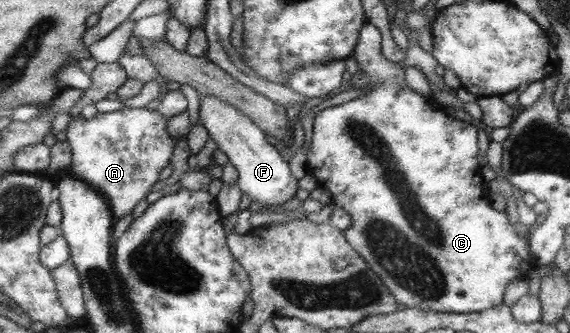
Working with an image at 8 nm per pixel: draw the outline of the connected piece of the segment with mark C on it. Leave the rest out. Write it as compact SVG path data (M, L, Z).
M365 24L361 30L359 41L356 43L356 50L350 57L347 64L353 69L363 70L363 76L369 76L368 91L356 99L349 100L339 105L324 108L315 114L312 123L312 138L306 153L306 173L313 175L317 187L327 189L330 193L332 204L343 209L350 217L351 224L345 228L344 235L349 244L365 260L365 263L380 276L381 283L385 285L396 297L397 303L406 305L407 308L417 308L423 311L435 311L447 314L473 314L491 307L501 305L503 289L511 279L522 279L527 277L529 272L536 266L535 256L531 252L531 239L529 232L520 235L515 230L513 223L505 211L497 212L489 205L487 199L487 185L483 185L483 179L479 175L477 165L477 133L467 122L449 119L443 113L427 113L423 107L427 105L427 99L421 94L411 91L405 82L402 81L404 69L398 63L389 62L381 57L379 53L379 29L373 24Z

